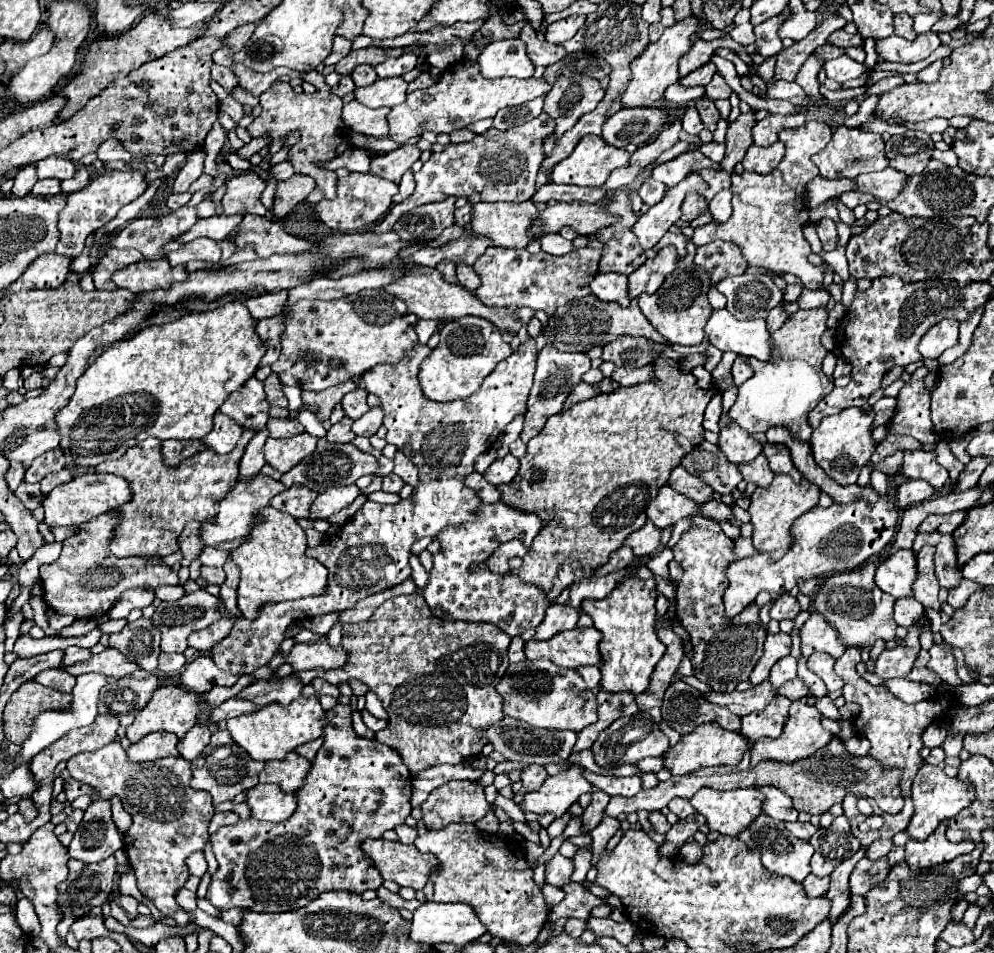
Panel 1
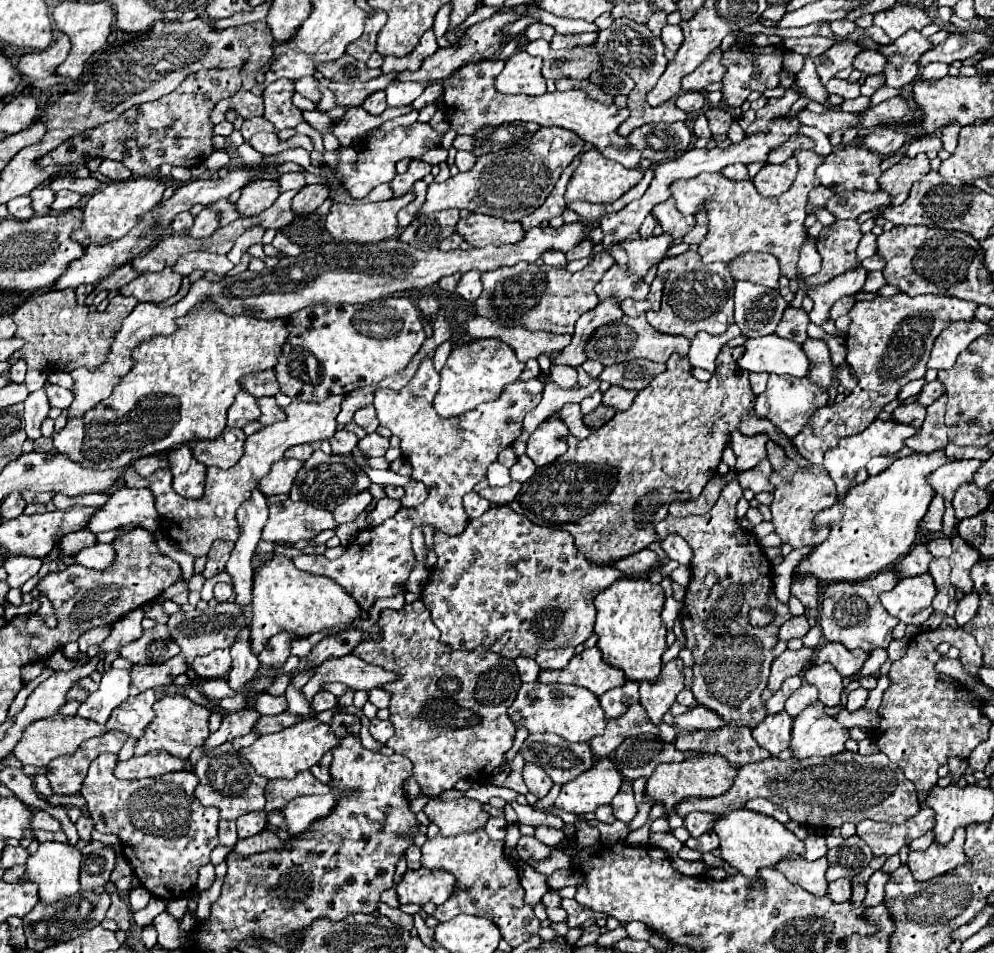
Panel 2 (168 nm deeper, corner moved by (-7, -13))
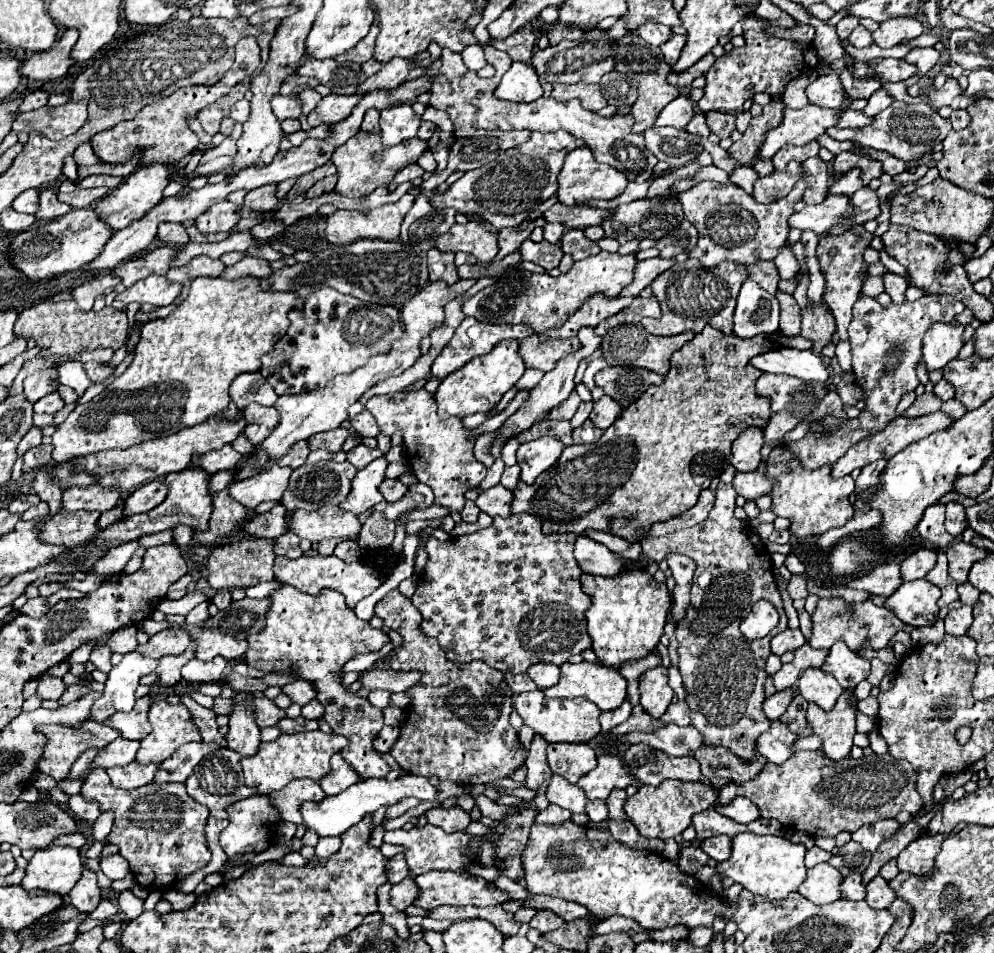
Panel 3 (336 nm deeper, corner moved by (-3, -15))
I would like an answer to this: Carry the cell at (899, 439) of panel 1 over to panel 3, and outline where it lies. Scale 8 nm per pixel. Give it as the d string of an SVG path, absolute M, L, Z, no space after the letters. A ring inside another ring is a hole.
M879 459L872 462L872 464L868 464L868 466L864 466L862 472L860 472L860 476L856 478L856 494L860 494L862 490L872 490L872 488L876 488L874 482L878 480L878 476L880 476L880 472L884 470L886 464L886 459Z

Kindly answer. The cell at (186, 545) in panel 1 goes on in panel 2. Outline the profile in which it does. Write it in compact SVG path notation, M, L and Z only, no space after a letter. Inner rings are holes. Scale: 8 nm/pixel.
M216 540L208 552L208 562L204 570L204 578L212 578L220 572L224 572L225 565L228 562L228 556L234 548L234 543L230 541Z

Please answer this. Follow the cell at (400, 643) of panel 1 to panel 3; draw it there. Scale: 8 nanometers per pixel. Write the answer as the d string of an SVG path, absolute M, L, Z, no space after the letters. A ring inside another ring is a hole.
M398 590L388 592L388 596L376 604L376 616L380 616L386 626L392 626L392 630L396 630L402 636L402 644L394 648L394 654L384 664L392 670L418 670L422 674L422 678L406 690L406 696L410 696L412 702L404 710L406 720L400 724L400 736L390 750L396 762L410 774L470 786L496 782L514 772L520 764L524 764L528 752L522 750L518 742L518 732L508 722L512 712L512 690L508 690L504 672L490 668L482 660L472 660L468 664L450 662L440 644L424 636L424 632L420 630L420 610L410 602L410 598L406 598Z

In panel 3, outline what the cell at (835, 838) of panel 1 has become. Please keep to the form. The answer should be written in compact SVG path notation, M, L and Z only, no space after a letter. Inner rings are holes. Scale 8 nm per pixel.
M850 840L848 844L844 844L836 856L830 858L830 864L842 874L842 876L848 876L848 874L862 874L868 864L870 864L870 852L866 852L860 844L856 844L854 840Z

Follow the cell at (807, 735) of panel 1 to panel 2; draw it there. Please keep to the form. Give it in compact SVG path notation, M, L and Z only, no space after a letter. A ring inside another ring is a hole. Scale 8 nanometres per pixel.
M814 702L794 720L792 728L794 758L840 754L848 738L850 738L848 728L840 726L832 716L828 716L824 712L822 702Z

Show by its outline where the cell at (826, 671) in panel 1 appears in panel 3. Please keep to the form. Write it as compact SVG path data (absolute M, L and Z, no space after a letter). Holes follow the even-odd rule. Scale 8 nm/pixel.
M808 668L798 680L798 692L808 702L818 704L822 710L830 710L836 704L840 692L844 692L844 688L824 670Z

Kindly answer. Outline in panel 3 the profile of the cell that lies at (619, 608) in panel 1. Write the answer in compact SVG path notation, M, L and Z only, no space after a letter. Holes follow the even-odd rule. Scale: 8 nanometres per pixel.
M624 572L616 578L590 574L586 592L592 596L592 606L586 612L588 634L592 638L592 650L602 664L620 668L624 662L646 658L658 646L670 608L666 584L658 584L646 572Z

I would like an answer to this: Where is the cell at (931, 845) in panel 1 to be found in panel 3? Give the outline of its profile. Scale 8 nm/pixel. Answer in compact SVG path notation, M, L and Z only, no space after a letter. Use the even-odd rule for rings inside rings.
M934 834L934 836L920 836L918 840L910 842L898 854L900 872L908 872L914 876L932 876L934 860L940 854L940 844L944 838L946 838L944 834Z

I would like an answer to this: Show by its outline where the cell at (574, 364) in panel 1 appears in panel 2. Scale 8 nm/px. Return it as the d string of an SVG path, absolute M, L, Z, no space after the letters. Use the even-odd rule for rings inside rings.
M552 414L546 422L542 422L528 438L526 456L540 468L550 462L554 462L558 456L566 452L566 446L562 442L562 436L568 434L566 424L558 418L558 414Z

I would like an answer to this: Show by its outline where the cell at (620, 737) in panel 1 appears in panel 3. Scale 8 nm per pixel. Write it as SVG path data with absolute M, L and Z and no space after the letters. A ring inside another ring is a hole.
M630 744L622 754L622 762L640 784L658 786L666 778L702 780L700 764L694 758L668 756L656 748L648 748L648 744Z

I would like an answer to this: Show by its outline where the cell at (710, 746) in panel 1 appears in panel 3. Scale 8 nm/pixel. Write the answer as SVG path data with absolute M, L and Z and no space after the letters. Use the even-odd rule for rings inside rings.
M664 780L660 786L640 786L638 792L626 800L624 810L642 836L666 840L682 834L690 826L692 816L714 806L716 800L718 800L718 788L712 784Z

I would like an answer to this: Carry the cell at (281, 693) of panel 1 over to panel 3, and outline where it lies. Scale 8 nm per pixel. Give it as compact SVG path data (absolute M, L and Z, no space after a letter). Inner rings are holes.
M192 742L184 744L174 756L164 760L156 772L154 782L186 782L186 778L192 774L194 766L210 752L218 750L218 744L208 744L208 742Z

